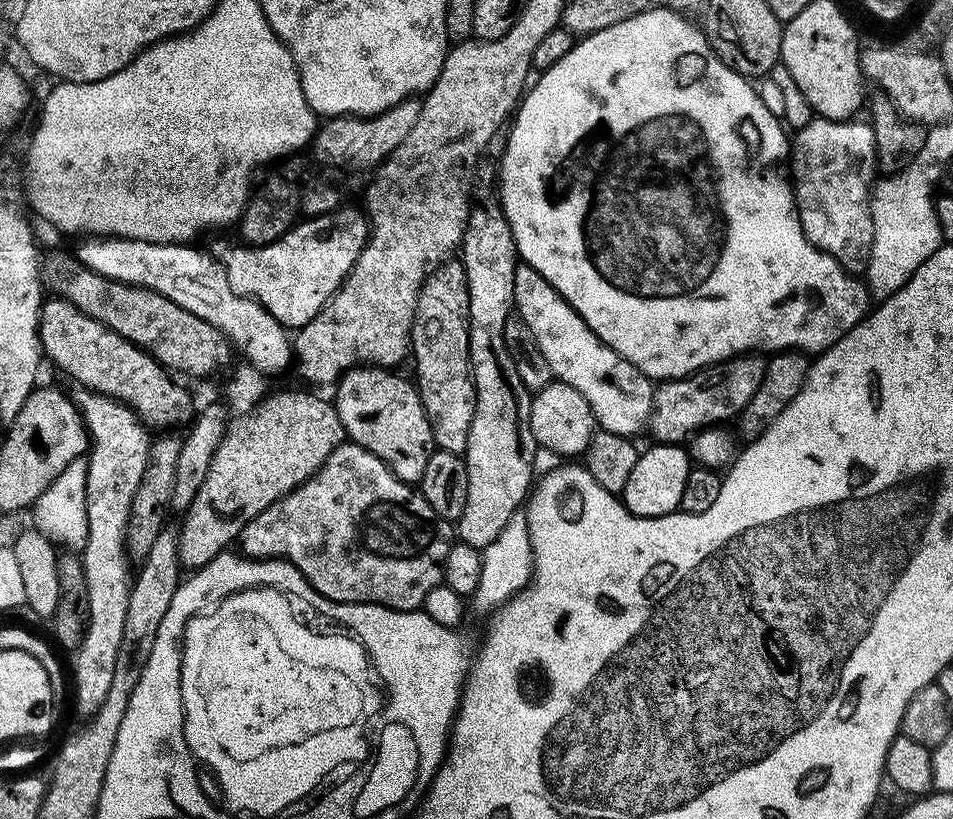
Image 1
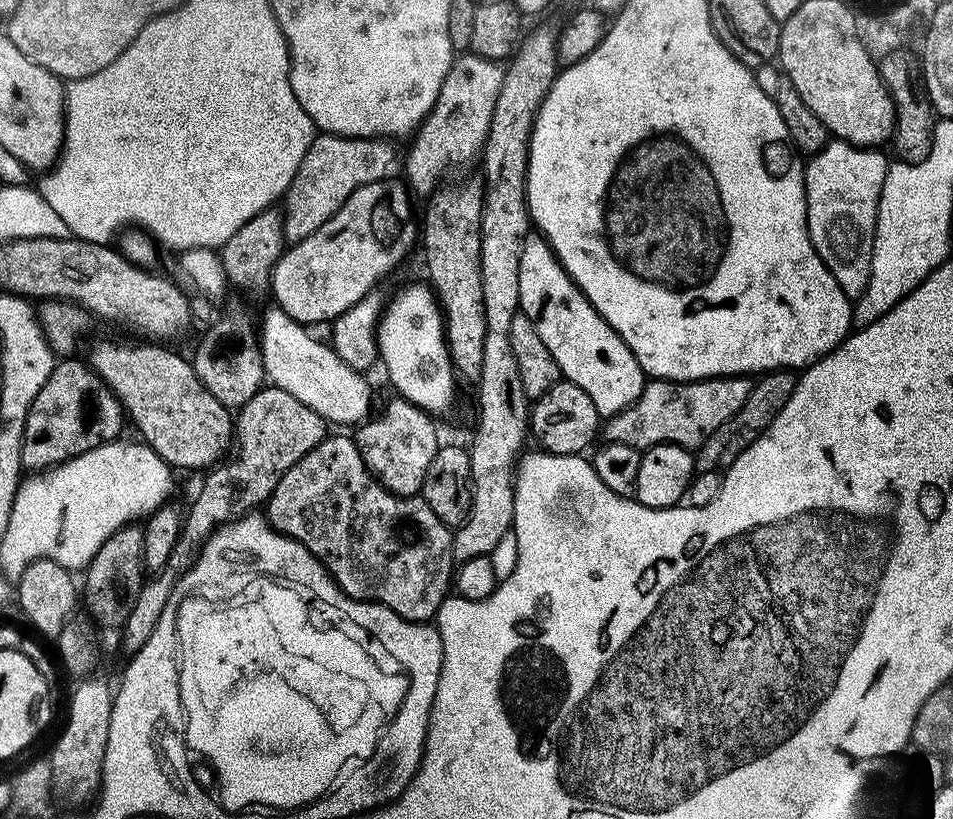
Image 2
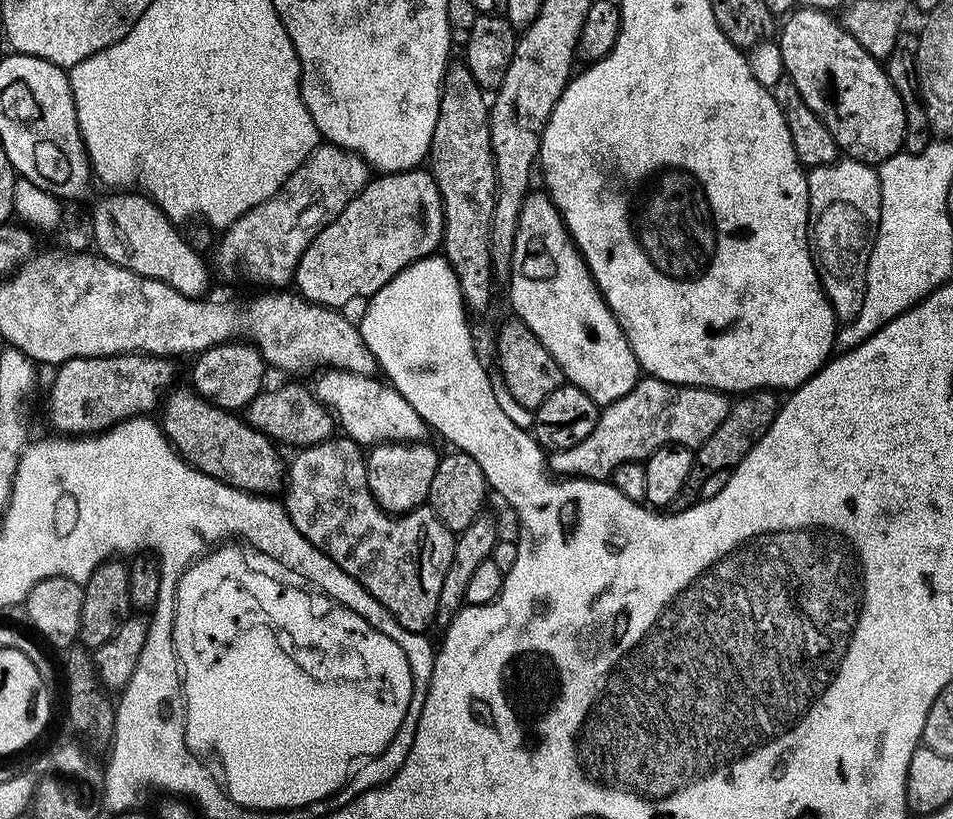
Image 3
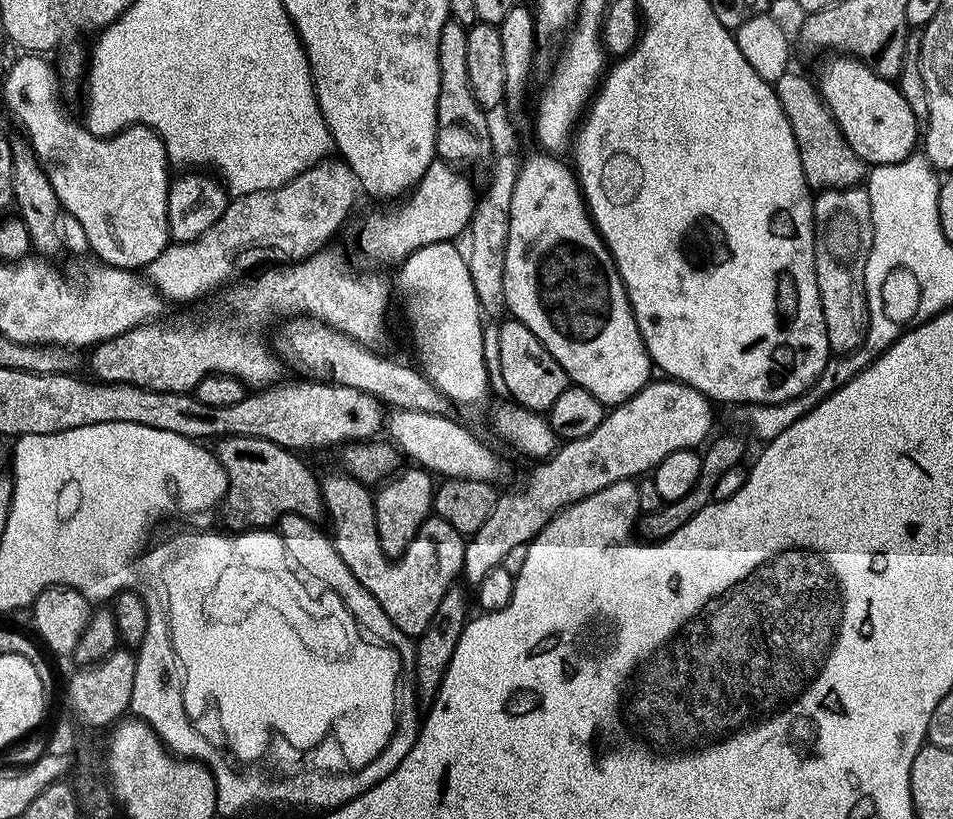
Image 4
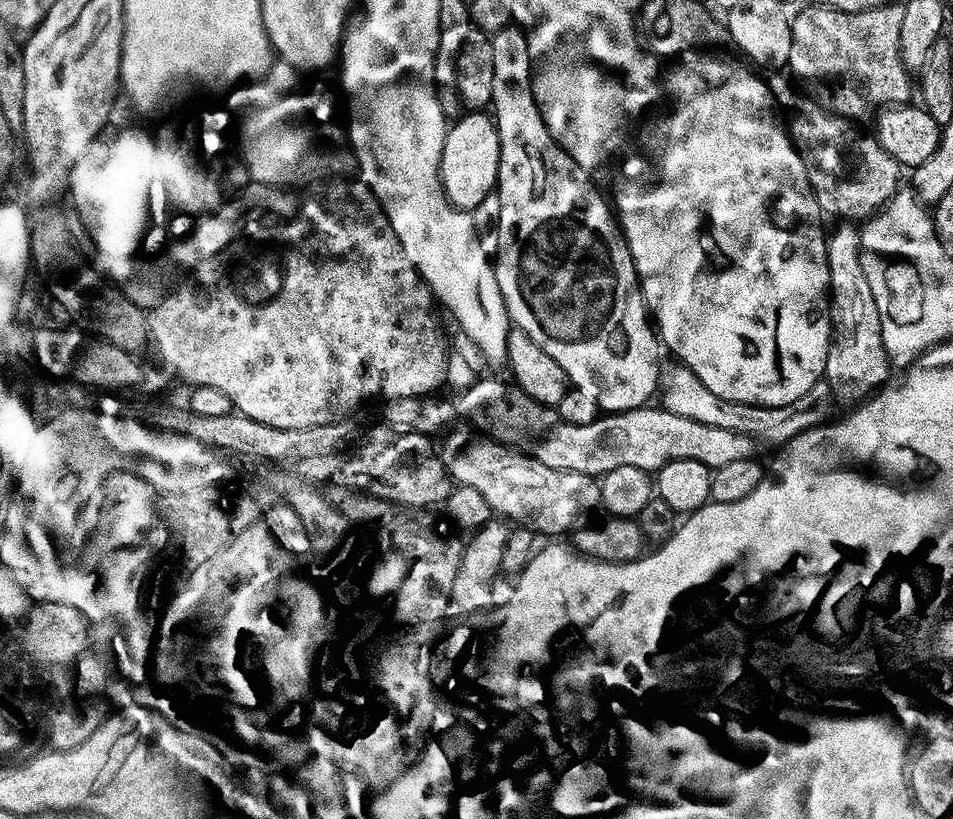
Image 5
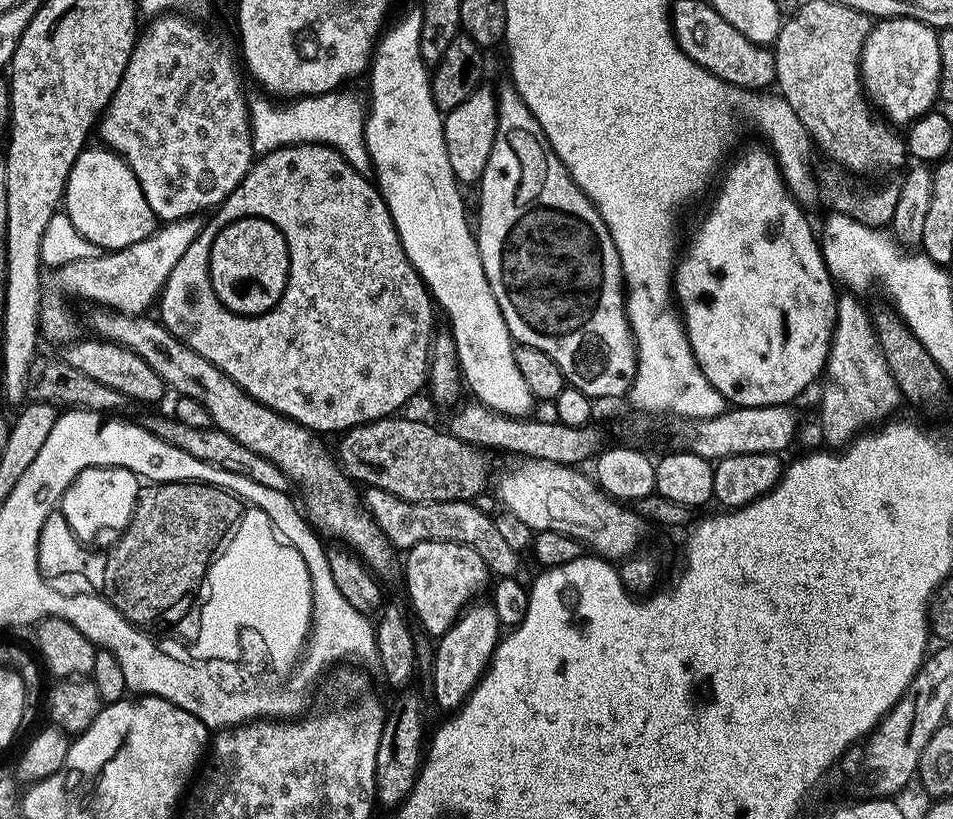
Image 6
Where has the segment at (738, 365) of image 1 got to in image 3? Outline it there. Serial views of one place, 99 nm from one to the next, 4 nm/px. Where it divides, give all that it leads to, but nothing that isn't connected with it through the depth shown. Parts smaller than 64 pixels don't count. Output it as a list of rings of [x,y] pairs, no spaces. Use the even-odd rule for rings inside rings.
[[[645,375],[637,380],[630,394],[618,398],[613,404],[603,405],[598,426],[594,426],[578,446],[551,453],[546,463],[560,478],[607,481],[618,466],[635,460],[647,461],[667,444],[693,450],[699,448],[710,434],[714,434],[714,430],[718,430],[718,426],[722,426],[729,407],[729,397],[713,388],[671,384],[657,376]]]

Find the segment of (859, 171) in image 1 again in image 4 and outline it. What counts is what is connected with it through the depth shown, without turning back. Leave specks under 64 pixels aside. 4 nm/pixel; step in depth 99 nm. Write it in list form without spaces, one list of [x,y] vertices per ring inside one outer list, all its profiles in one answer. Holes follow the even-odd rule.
[[[867,187],[829,188],[821,191],[812,206],[812,220],[816,223],[816,277],[828,347],[833,353],[859,349],[868,329],[864,275],[872,242],[872,222]]]

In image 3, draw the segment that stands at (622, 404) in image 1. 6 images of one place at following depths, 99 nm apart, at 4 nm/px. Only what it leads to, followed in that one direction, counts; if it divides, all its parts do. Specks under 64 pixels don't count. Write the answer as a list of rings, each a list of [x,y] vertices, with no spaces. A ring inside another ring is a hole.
[[[533,191],[524,199],[522,214],[518,220],[518,230],[514,238],[514,250],[512,251],[512,270],[510,281],[512,285],[508,288],[508,296],[512,299],[512,308],[515,315],[550,350],[554,362],[564,372],[567,383],[578,386],[594,403],[601,406],[613,404],[618,398],[630,394],[630,390],[641,379],[642,369],[636,362],[636,356],[624,333],[620,323],[614,318],[609,310],[604,296],[598,290],[598,286],[592,277],[592,271],[582,258],[582,254],[572,241],[572,235],[568,233],[568,227],[564,225],[564,219],[560,212],[552,204],[552,199],[543,191]]]

